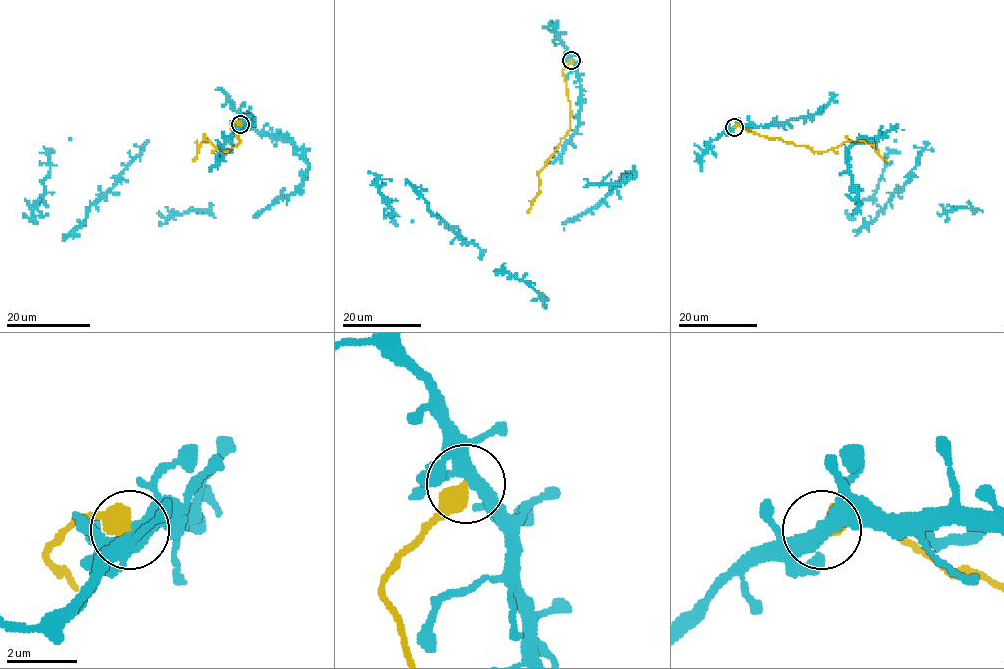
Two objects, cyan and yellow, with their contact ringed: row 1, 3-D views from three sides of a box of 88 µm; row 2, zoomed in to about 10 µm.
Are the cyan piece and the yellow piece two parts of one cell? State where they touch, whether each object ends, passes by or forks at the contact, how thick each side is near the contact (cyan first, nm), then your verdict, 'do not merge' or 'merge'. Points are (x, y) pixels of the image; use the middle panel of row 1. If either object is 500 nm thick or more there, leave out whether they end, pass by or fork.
(571, 60) | 360/550 nm | do not merge

